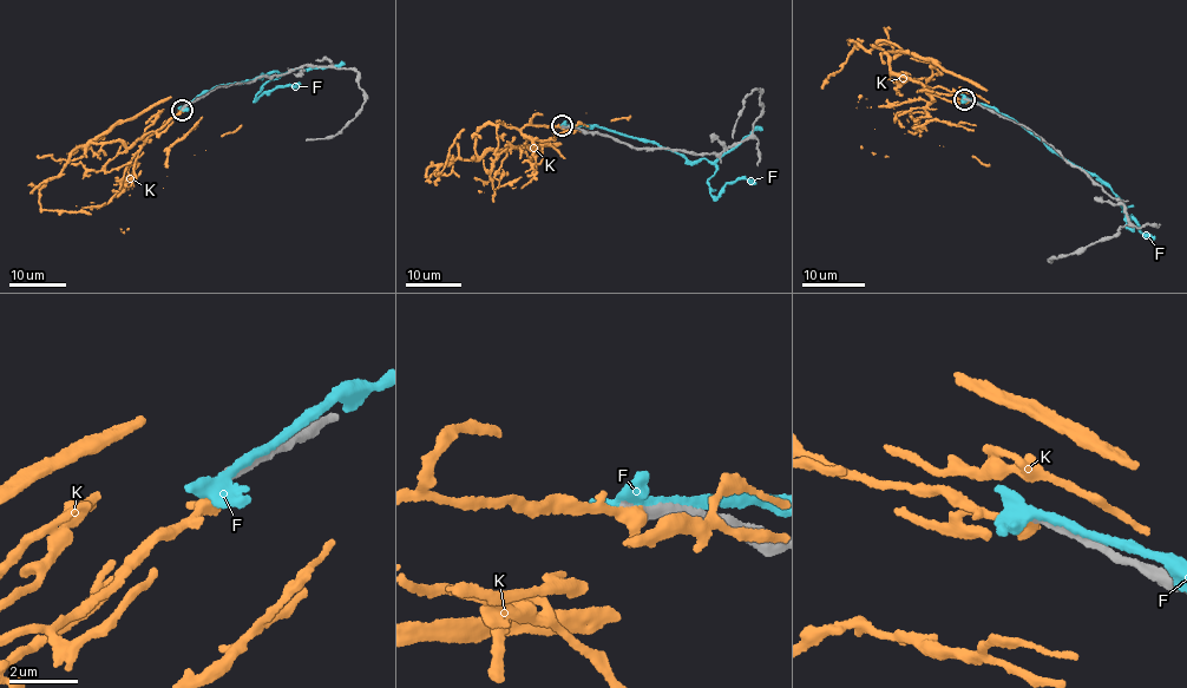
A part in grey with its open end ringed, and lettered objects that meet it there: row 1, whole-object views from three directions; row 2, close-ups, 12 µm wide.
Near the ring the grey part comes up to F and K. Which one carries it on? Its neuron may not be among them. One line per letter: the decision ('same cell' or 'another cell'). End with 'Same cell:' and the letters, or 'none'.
F: another cell
K: another cell
Same cell: none

